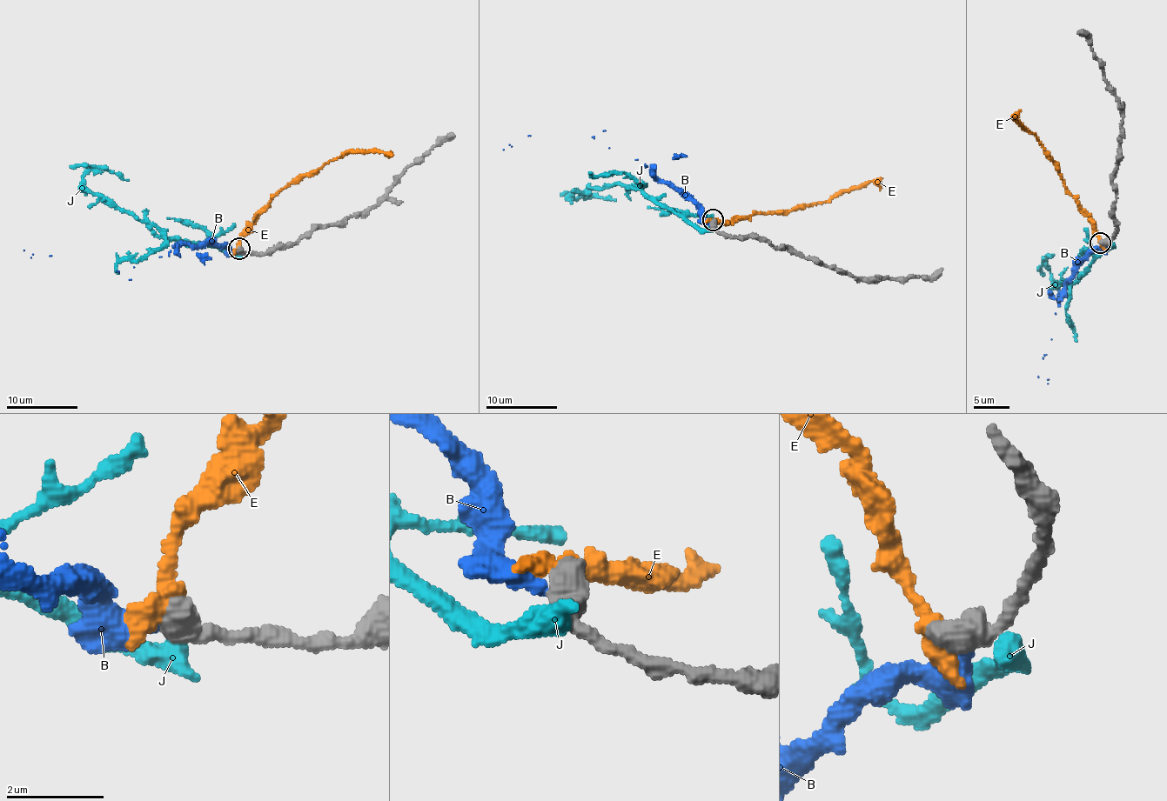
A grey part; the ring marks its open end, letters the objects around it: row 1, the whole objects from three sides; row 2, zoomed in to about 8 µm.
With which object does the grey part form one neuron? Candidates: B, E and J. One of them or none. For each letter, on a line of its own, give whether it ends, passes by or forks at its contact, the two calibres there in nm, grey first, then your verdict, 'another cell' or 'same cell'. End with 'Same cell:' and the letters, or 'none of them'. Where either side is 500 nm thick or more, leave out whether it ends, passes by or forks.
B: calibres 650 and 420 nm; another cell
E: calibres 600 and 500 nm; another cell
J: calibres 420 and 550 nm; another cell
Same cell: none of them

